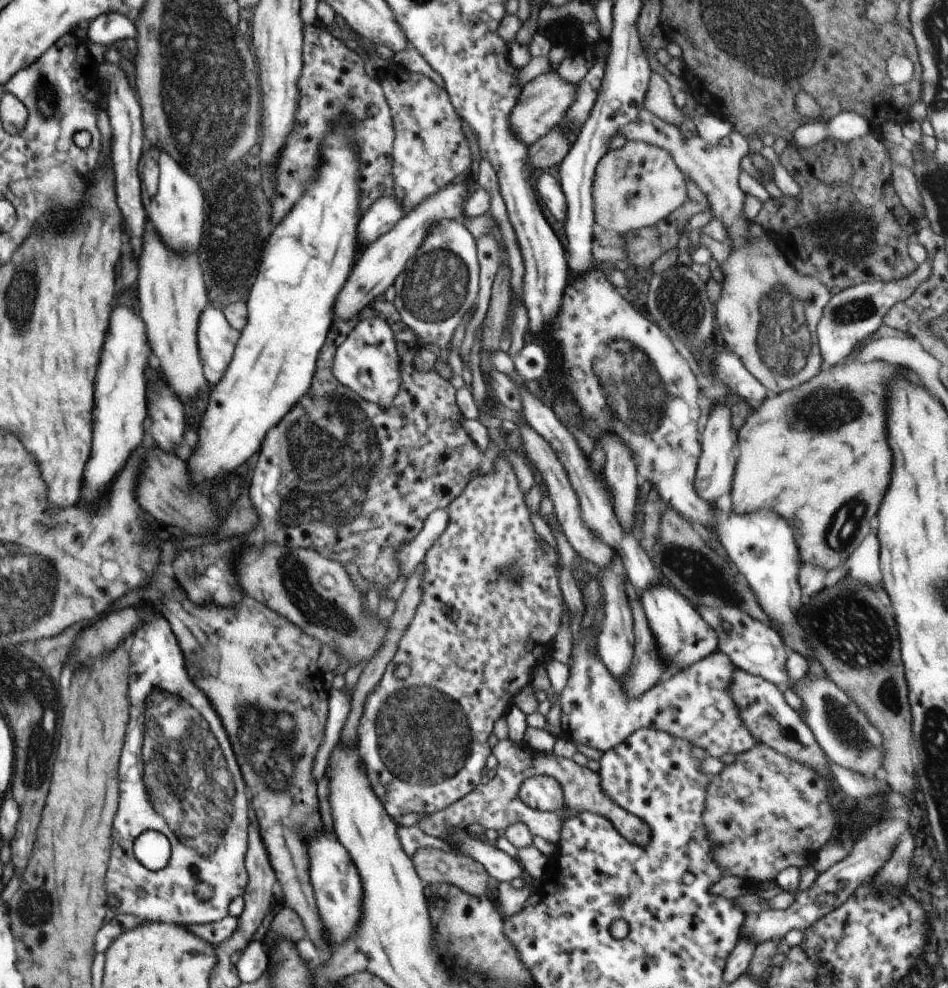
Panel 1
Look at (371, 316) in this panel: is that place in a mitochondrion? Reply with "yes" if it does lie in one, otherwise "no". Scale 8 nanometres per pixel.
no

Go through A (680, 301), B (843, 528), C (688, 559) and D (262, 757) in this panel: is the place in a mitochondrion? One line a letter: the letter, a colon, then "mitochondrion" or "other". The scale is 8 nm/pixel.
A: mitochondrion
B: mitochondrion
C: mitochondrion
D: mitochondrion

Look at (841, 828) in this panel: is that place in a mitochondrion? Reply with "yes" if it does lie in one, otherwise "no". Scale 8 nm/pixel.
no

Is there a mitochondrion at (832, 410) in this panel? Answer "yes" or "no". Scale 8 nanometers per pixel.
yes

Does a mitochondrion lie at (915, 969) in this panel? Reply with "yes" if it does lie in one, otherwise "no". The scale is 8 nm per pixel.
no

